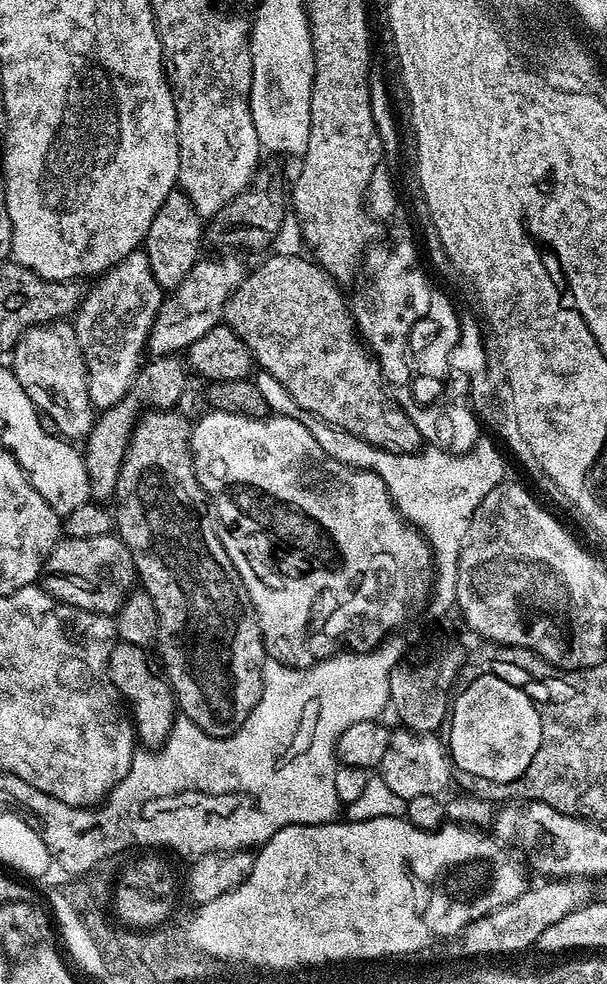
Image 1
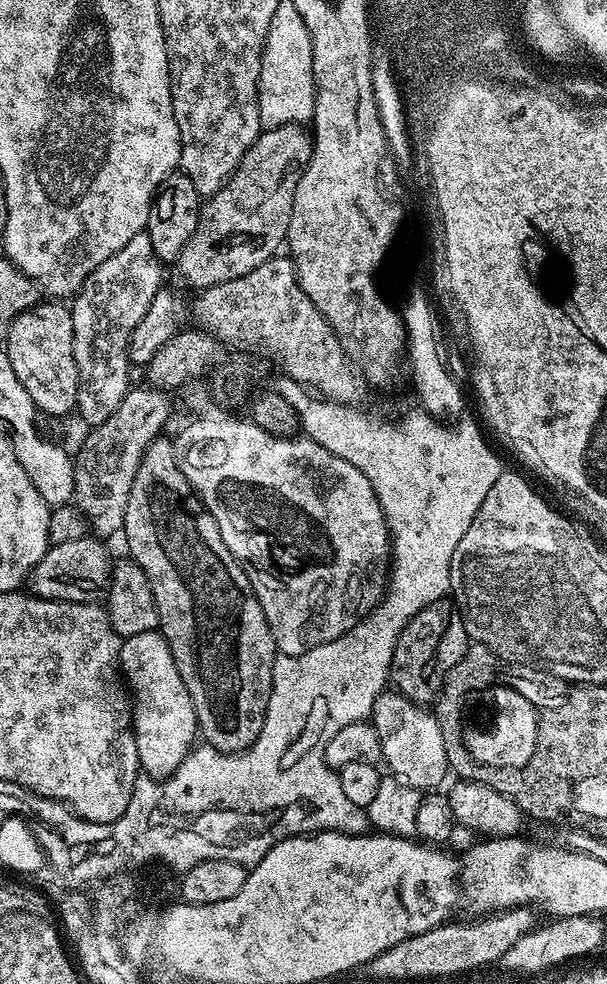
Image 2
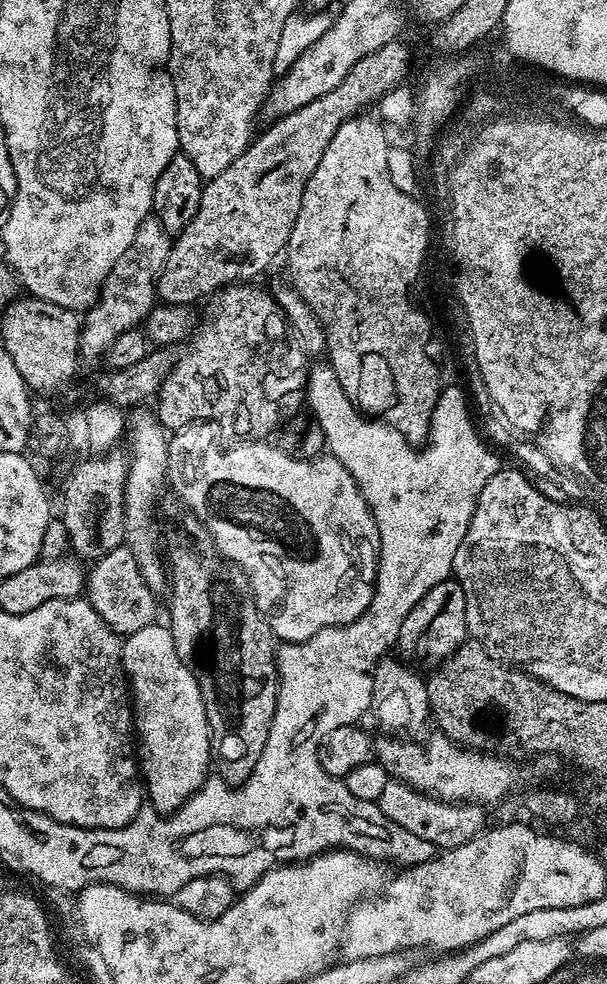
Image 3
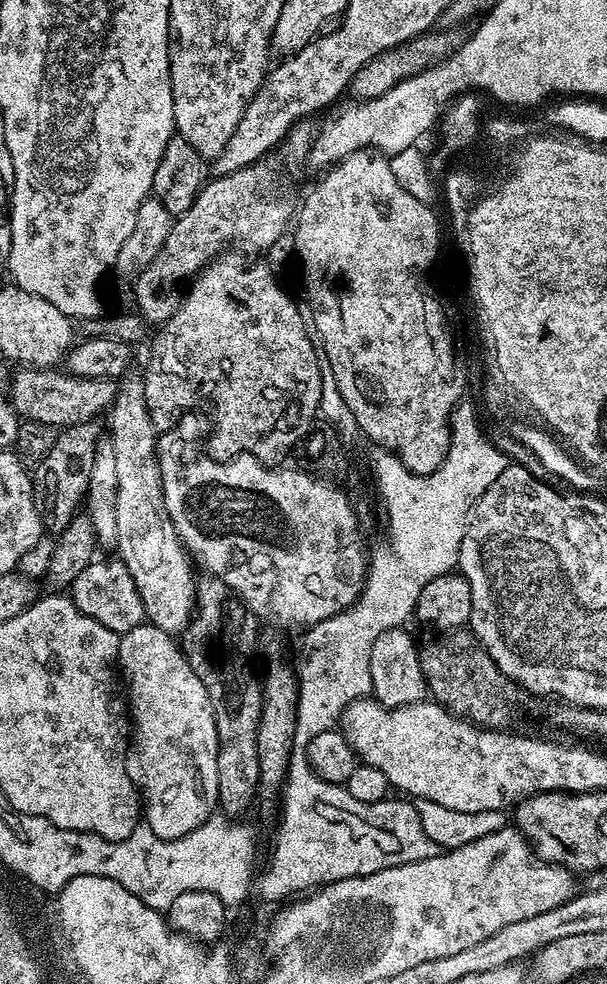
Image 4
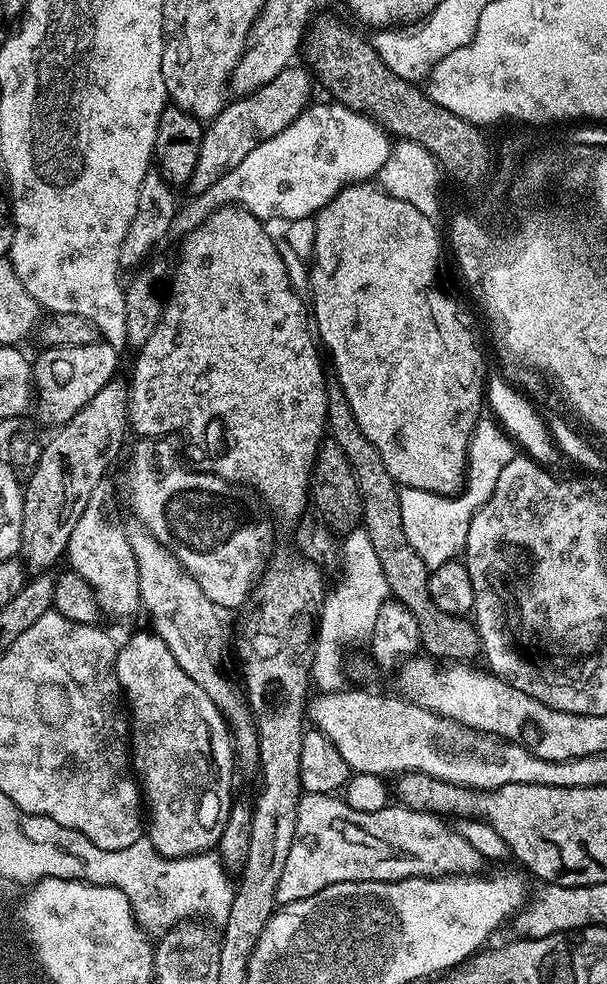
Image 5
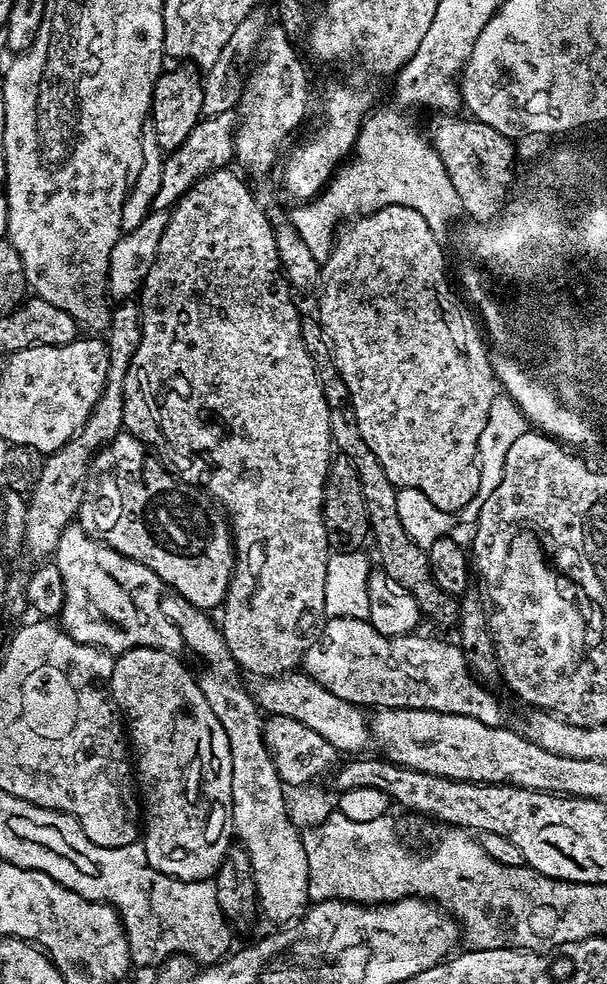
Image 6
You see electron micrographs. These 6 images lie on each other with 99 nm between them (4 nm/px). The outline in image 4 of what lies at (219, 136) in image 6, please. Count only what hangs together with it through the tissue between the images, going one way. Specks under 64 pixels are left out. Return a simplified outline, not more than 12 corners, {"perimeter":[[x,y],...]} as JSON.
{"perimeter":[[352,32],[285,57],[243,110],[214,178],[269,155],[351,85]]}

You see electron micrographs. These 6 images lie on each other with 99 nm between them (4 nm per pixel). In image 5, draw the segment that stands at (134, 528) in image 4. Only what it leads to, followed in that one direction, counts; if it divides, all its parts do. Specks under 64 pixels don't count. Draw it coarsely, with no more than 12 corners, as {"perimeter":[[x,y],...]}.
{"perimeter":[[147,528],[128,541],[151,631],[260,762],[256,719],[224,673],[221,609]]}

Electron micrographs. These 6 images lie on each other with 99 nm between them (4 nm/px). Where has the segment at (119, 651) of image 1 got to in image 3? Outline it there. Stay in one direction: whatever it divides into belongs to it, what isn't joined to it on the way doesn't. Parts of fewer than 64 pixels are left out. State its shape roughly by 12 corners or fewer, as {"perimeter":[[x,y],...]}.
{"perimeter":[[171,627],[130,633],[146,800],[176,812],[210,775],[196,673]]}

